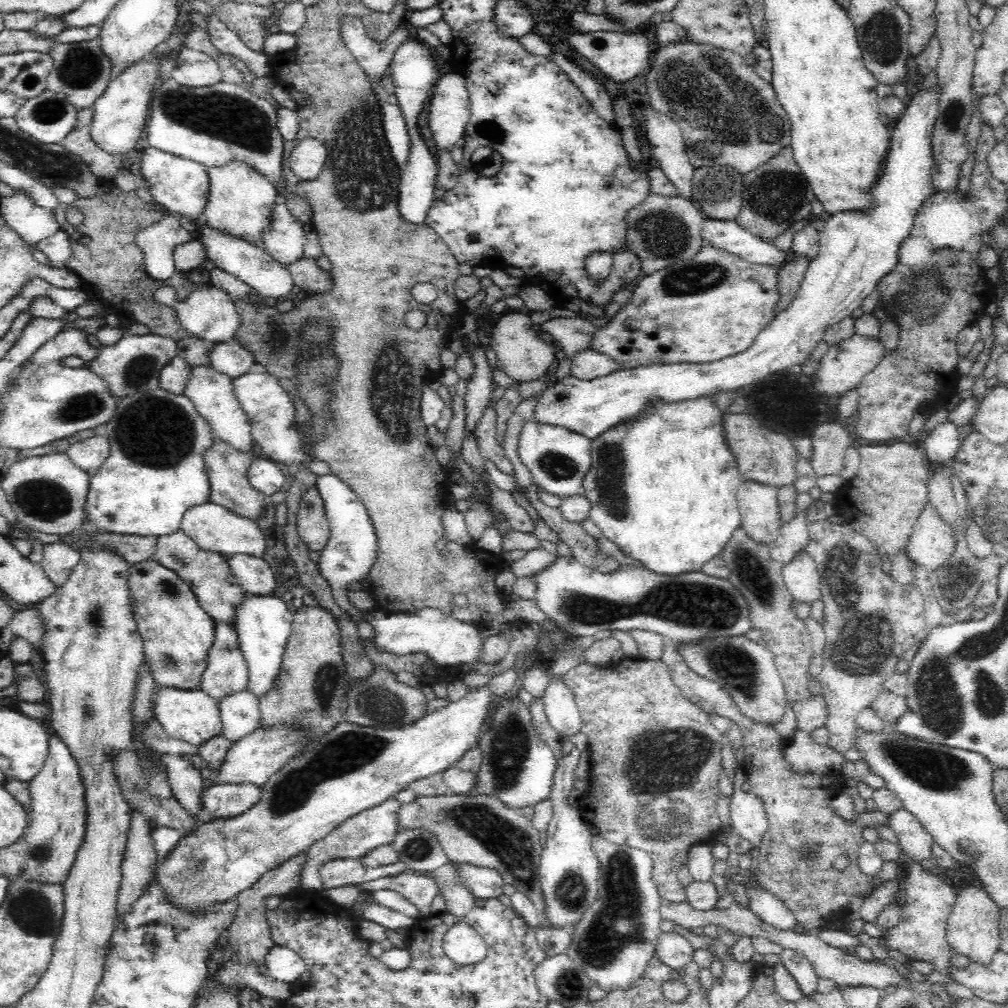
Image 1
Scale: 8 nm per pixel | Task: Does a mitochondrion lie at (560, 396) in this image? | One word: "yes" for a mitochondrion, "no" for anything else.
no

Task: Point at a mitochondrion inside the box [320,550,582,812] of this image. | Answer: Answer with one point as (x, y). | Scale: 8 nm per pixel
(510, 745)

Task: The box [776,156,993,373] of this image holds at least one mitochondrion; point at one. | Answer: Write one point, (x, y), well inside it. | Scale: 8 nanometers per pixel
(920, 294)

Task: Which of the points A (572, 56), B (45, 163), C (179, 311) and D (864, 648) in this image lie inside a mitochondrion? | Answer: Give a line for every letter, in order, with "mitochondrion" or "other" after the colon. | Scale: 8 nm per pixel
A: other
B: mitochondrion
C: other
D: mitochondrion

